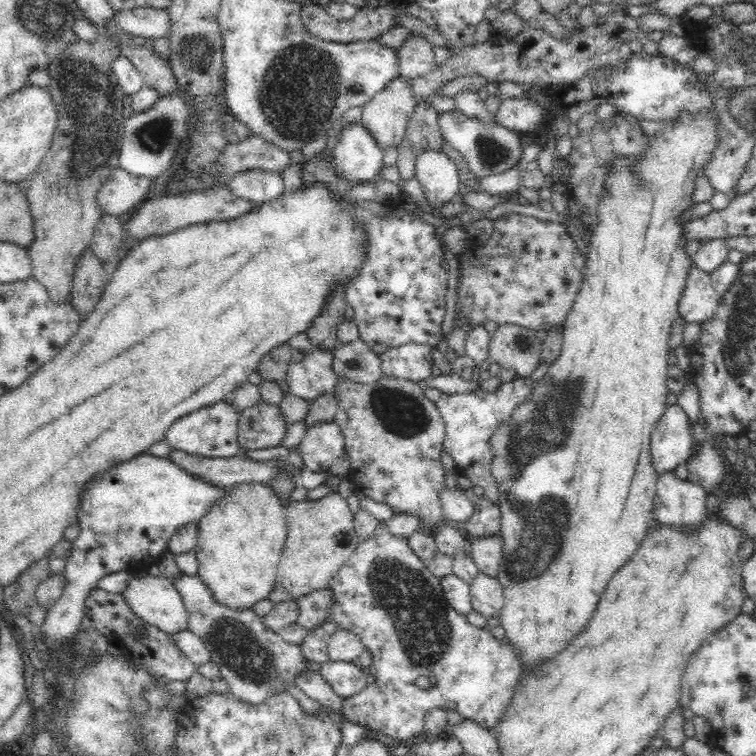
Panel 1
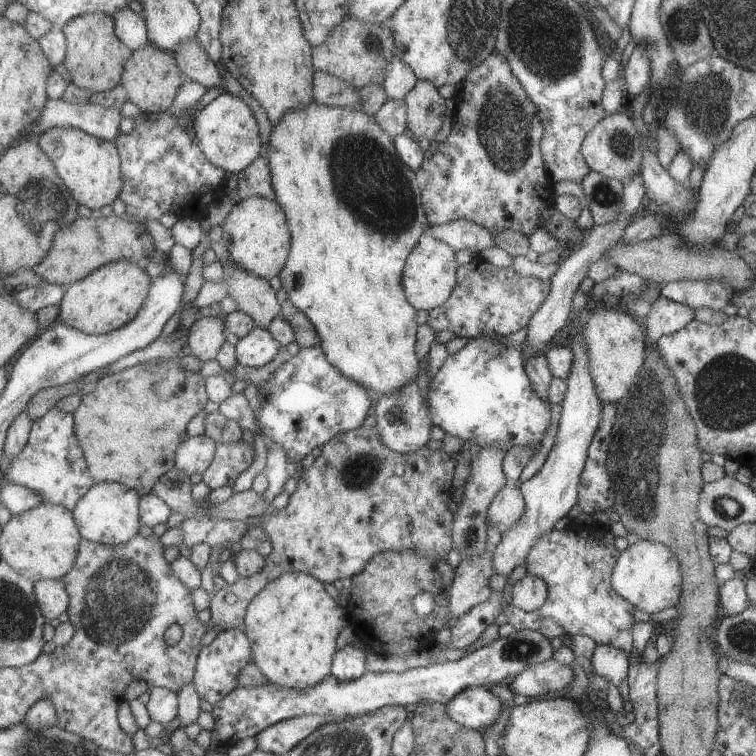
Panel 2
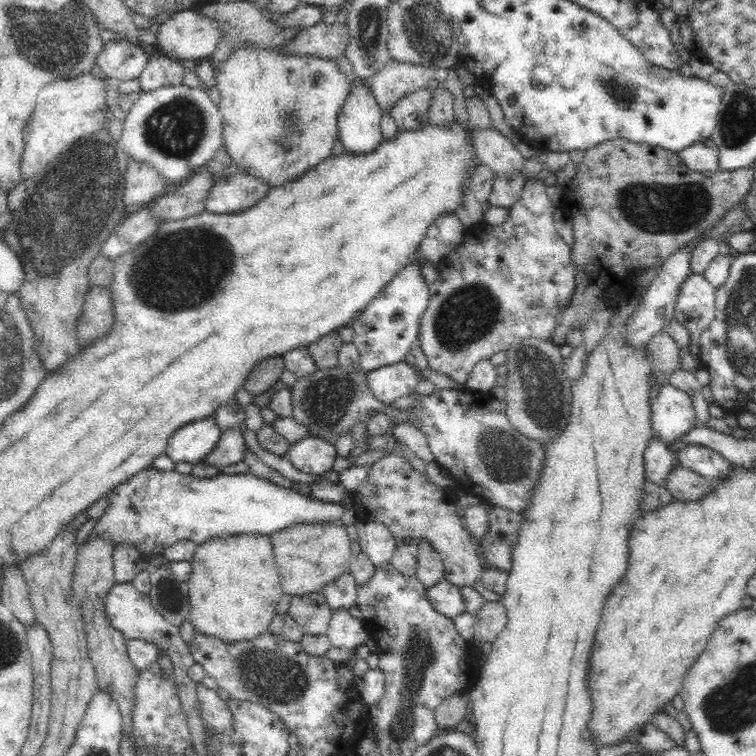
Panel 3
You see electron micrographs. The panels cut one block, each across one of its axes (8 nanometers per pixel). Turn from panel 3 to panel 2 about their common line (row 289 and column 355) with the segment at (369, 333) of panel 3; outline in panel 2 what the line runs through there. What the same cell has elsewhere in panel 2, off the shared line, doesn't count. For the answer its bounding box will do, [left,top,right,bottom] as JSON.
[256,345,375,462]

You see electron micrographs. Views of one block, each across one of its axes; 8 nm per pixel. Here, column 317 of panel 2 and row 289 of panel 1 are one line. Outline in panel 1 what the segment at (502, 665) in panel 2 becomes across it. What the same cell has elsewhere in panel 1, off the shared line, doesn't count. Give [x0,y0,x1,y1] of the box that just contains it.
[678,266,720,323]

